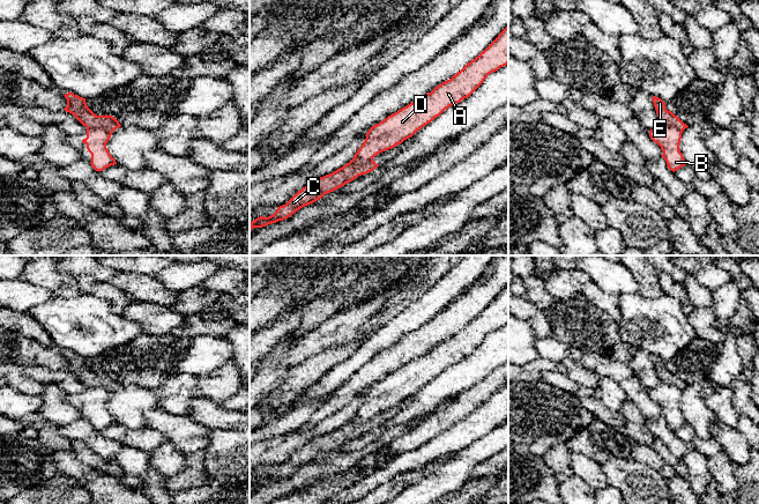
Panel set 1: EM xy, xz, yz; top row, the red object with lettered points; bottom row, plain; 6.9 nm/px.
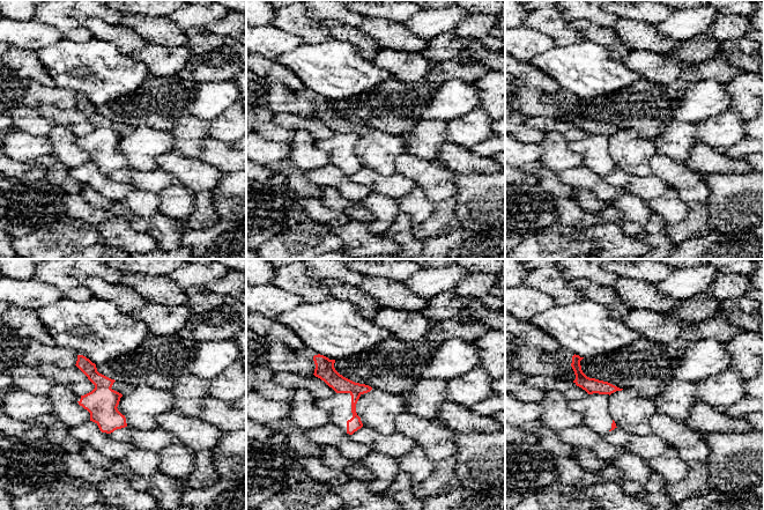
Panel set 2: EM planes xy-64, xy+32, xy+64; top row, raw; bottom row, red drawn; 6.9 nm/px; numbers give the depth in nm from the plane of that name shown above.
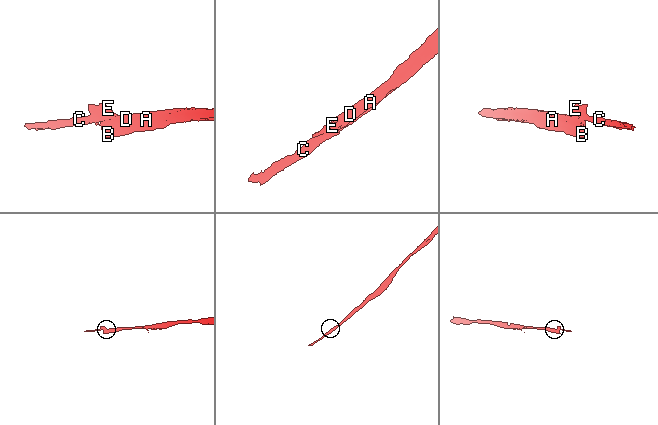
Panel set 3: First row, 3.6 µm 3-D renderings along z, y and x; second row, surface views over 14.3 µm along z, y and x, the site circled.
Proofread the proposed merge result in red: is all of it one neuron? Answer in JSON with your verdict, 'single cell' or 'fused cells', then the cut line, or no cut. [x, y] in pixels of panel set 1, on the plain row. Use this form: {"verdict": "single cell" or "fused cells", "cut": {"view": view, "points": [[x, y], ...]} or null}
{"verdict": "fused cells", "cut": {"view": "xy", "points": [[87, 387], [104, 386], [112, 391]]}}

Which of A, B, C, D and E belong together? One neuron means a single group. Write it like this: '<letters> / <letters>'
A B D / C E

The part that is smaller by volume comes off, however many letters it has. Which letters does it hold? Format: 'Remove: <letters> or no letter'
Remove: C, E

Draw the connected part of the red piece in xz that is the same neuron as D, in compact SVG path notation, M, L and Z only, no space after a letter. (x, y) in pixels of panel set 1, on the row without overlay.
M508 284L460 331L431 351L372 385L350 422L362 424L411 396L453 363L469 356L488 336L508 323Z

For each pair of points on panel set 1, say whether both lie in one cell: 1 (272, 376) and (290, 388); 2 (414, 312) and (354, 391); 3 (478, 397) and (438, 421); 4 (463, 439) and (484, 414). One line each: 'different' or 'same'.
1: different
2: different
3: same
4: same

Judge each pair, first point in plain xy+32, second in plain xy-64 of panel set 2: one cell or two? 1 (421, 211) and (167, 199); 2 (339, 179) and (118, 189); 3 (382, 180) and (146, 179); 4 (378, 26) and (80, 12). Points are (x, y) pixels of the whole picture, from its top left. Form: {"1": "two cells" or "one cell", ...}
{"1": "one cell", "2": "one cell", "3": "one cell", "4": "two cells"}

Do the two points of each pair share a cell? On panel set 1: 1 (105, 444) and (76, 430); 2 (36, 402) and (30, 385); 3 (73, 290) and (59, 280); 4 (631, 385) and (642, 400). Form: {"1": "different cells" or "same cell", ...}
{"1": "same cell", "2": "different cells", "3": "same cell", "4": "same cell"}

